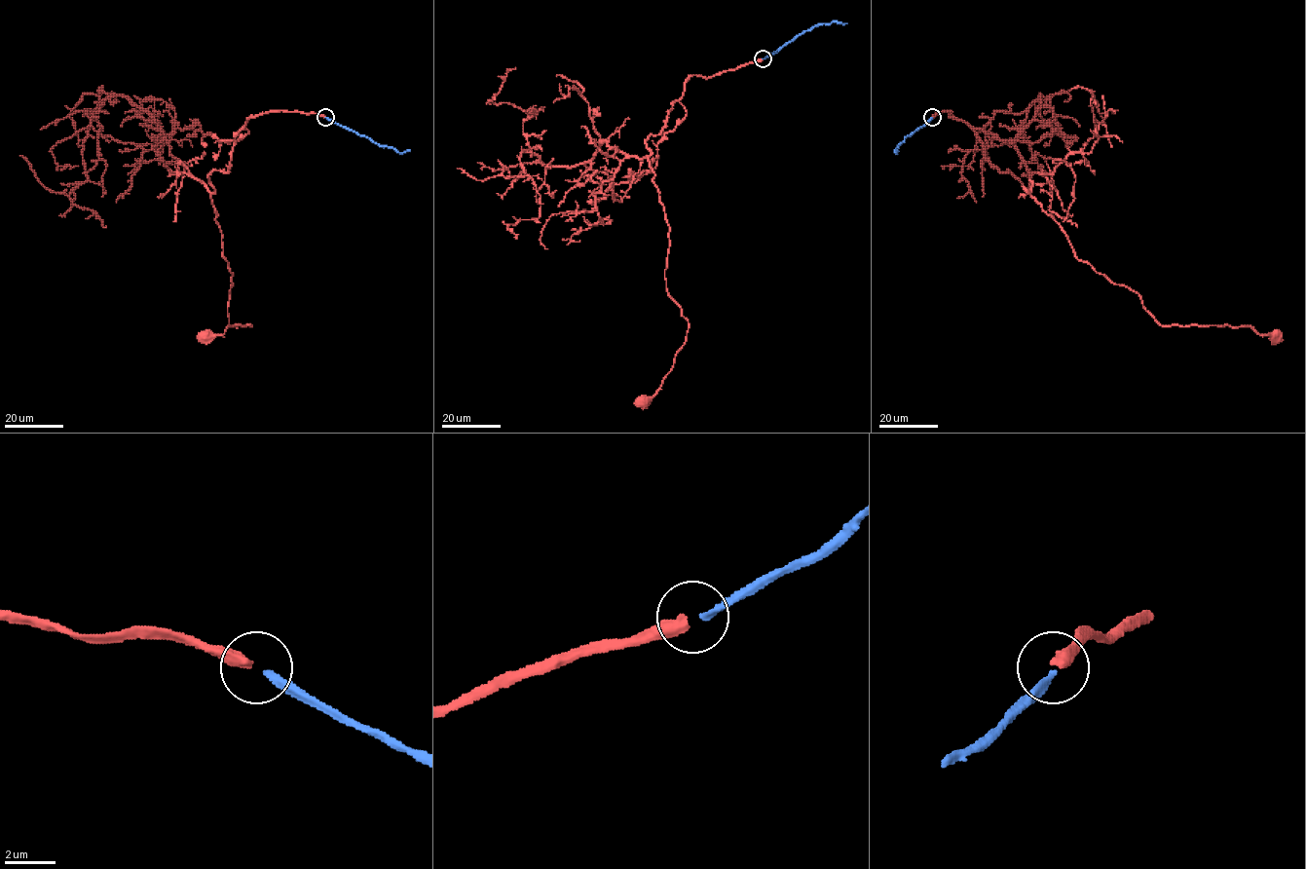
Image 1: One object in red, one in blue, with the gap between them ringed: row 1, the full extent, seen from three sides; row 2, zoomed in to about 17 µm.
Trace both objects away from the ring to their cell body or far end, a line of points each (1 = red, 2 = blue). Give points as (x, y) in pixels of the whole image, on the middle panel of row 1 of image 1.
1: (762, 58), (691, 75), (662, 130), (645, 141), (669, 226), (667, 293), (689, 321), (671, 370), (641, 401)
2: (763, 58), (817, 25), (835, 21), (847, 23)

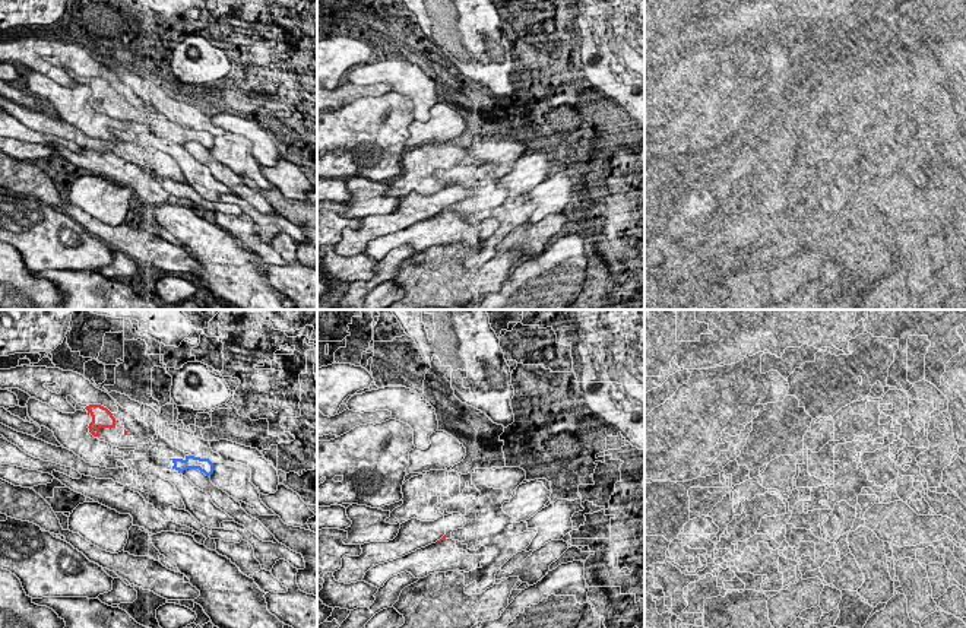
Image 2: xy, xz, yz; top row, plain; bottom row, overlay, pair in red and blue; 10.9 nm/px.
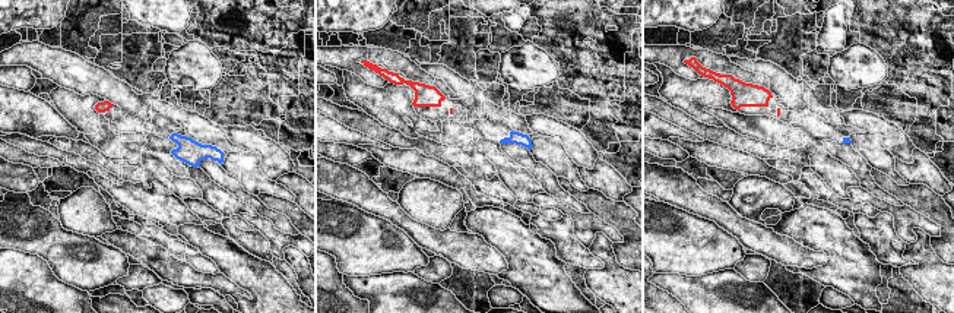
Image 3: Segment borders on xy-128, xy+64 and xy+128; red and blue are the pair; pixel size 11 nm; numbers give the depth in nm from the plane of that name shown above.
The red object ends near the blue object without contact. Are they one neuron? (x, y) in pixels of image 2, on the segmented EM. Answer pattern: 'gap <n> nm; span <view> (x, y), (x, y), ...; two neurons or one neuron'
gap 550 nm; span xy (126, 434), (170, 459); one neuron

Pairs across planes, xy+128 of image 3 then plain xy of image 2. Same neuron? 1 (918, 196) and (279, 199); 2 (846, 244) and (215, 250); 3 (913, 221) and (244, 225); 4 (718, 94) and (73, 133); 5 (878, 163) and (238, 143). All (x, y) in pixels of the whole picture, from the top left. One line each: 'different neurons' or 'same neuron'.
1: same neuron
2: same neuron
3: different neurons
4: different neurons
5: same neuron

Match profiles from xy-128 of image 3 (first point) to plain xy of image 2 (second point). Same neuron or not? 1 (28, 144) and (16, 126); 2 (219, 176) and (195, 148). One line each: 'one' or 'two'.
1: one
2: one

